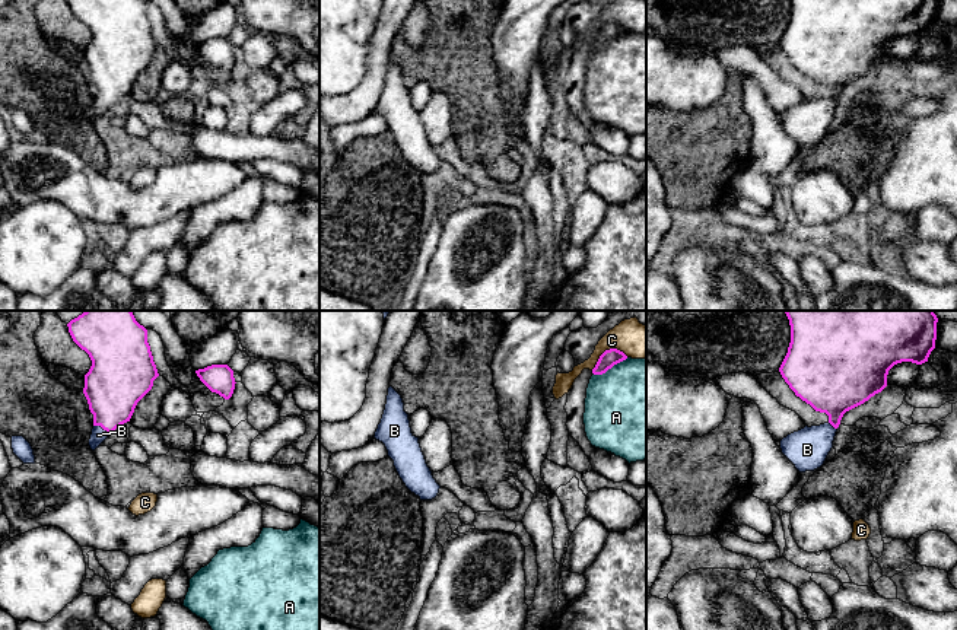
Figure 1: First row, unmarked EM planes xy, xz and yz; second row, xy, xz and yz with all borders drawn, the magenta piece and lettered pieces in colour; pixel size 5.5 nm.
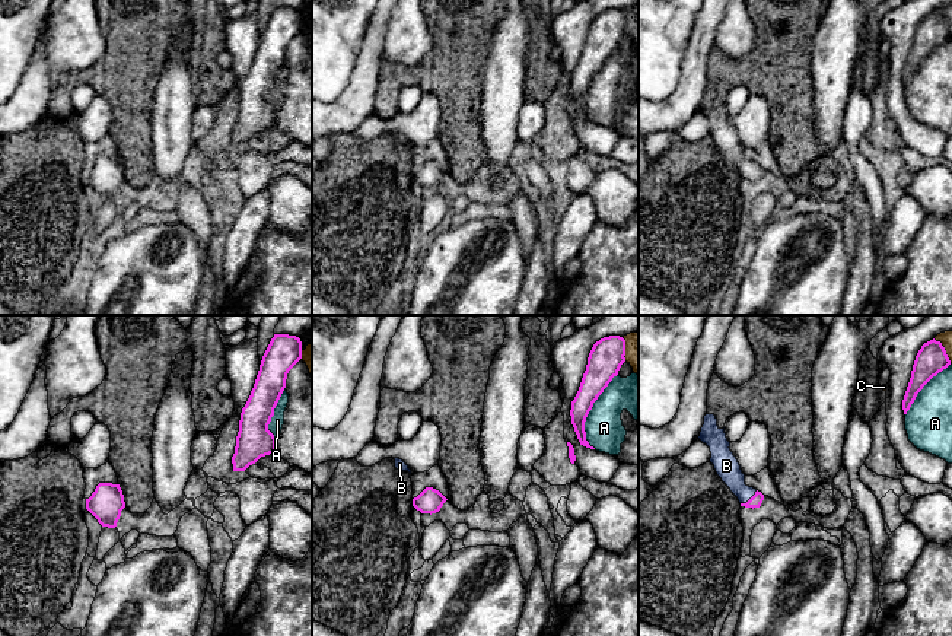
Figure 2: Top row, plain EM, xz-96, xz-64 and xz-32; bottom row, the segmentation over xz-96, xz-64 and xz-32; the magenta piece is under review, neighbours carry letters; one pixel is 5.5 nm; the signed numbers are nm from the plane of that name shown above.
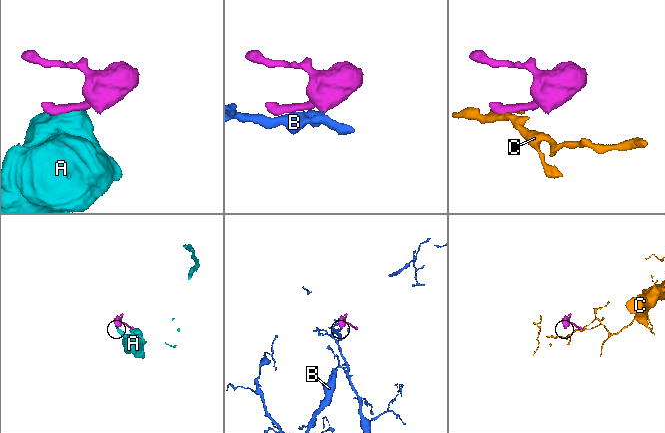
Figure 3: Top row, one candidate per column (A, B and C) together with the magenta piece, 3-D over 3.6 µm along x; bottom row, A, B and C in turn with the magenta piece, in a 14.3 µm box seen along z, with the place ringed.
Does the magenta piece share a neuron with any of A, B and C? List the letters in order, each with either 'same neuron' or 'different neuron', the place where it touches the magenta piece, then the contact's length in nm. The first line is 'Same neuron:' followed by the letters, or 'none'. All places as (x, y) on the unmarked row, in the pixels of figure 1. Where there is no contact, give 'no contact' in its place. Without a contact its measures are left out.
Same neuron: B
A: different neuron | xz (610, 41) | 220 nm
B: same neuron | xy (101, 99) | 100 nm
C: different neuron | xz (607, 24) | 220 nm

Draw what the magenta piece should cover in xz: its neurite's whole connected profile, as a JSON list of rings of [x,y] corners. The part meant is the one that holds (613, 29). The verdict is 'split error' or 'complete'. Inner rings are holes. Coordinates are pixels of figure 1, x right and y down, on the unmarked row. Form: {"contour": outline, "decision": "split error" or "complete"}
{"contour": [[[617,22],[605,23],[600,29],[595,41],[592,42],[592,47],[594,48],[603,48],[608,42],[611,42],[614,38],[617,38],[617,36],[626,34],[626,32],[627,32],[627,29],[623,25],[617,23]]], "decision": "complete"}

